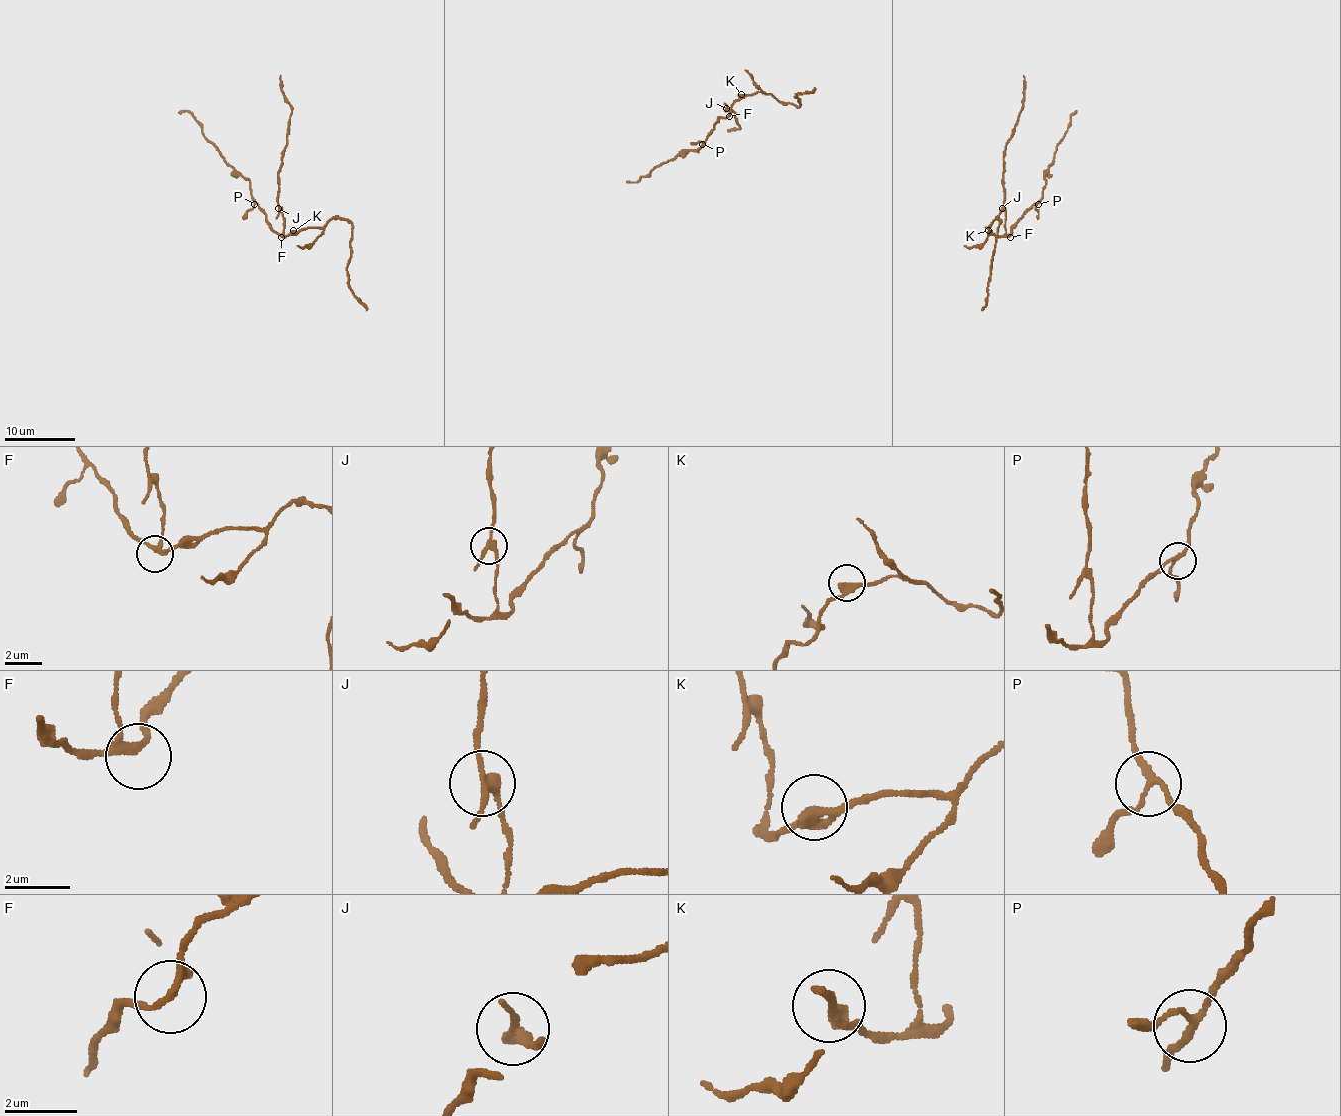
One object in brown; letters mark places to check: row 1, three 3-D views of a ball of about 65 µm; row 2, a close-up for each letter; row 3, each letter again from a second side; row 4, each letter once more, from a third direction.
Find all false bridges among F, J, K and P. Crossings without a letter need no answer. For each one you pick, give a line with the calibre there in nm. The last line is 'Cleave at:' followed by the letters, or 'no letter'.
J: 240 nm
Cleave at: J

